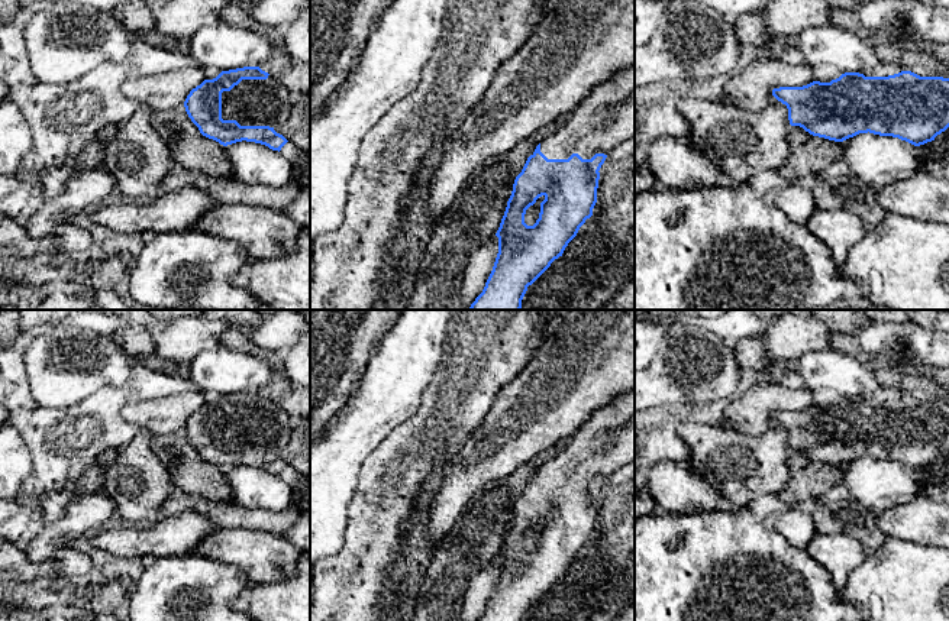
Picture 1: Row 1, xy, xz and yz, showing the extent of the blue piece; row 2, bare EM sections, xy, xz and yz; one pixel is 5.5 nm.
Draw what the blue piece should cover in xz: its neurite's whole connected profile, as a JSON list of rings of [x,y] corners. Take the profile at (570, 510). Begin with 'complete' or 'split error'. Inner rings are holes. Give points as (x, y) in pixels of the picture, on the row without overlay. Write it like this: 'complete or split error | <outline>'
split error | [[[635,389],[623,392],[614,397],[609,404],[594,411],[587,423],[584,423],[572,436],[568,437],[567,444],[549,460],[546,460],[535,473],[535,476],[527,482],[522,497],[516,501],[513,508],[511,520],[507,525],[504,540],[501,543],[500,552],[496,557],[498,562],[498,578],[493,591],[493,595],[485,607],[482,617],[478,621],[524,621],[527,611],[532,609],[549,591],[551,588],[562,580],[568,567],[577,560],[580,552],[587,543],[593,540],[593,533],[597,527],[597,512],[600,504],[600,492],[606,482],[619,472],[623,466],[635,460]],[[539,521],[545,521],[540,527],[539,543],[533,550],[524,547],[526,534],[536,527]]]

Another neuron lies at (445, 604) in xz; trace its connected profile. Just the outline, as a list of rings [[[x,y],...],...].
[[[568,439],[536,455],[526,465],[506,478],[484,485],[467,504],[453,528],[436,544],[425,579],[417,591],[410,621],[461,621],[464,593],[468,582],[498,554],[516,501],[536,470],[553,457]]]

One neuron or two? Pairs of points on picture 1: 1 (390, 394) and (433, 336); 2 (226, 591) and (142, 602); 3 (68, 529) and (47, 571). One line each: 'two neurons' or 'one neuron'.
1: one neuron
2: one neuron
3: two neurons

